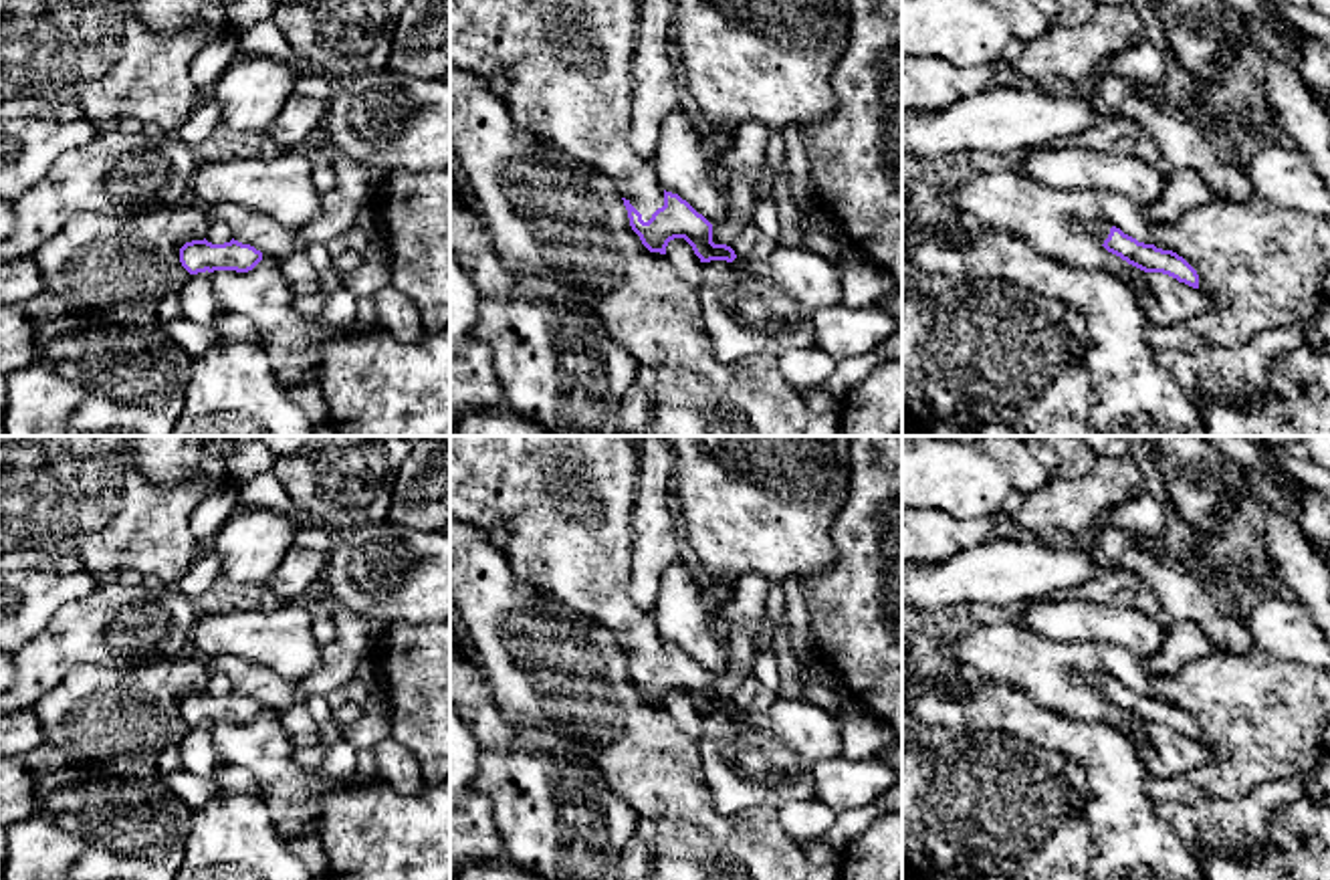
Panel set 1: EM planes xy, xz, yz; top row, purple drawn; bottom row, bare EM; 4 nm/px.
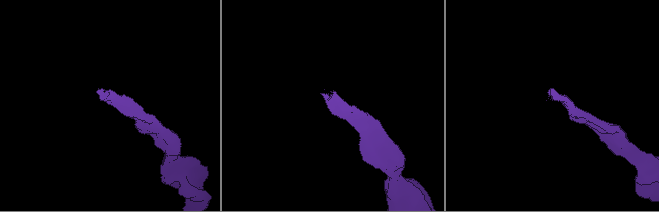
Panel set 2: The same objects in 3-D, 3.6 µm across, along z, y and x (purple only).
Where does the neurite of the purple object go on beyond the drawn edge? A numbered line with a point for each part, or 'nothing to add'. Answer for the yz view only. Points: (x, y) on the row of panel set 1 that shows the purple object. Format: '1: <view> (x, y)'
1: yz (1100, 231)

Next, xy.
nothing to add

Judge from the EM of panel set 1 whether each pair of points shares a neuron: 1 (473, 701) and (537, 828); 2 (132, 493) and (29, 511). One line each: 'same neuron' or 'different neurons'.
1: same neuron
2: same neuron

